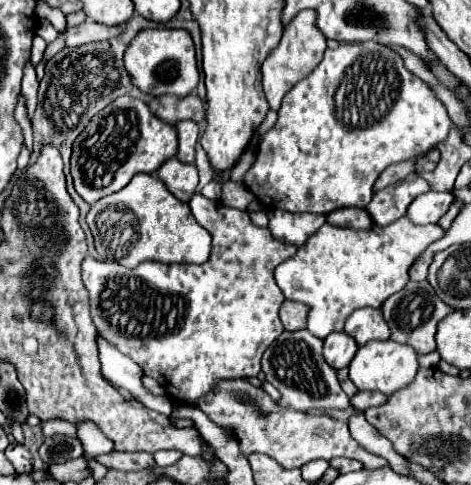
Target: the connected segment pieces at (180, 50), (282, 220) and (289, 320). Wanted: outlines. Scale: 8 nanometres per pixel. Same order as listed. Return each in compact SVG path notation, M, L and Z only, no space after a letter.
M143 29L137 33L129 45L129 51L125 51L125 69L129 71L133 85L153 97L185 97L191 95L199 83L195 45L183 29Z
M271 209L267 211L267 215L271 235L279 241L293 245L303 245L305 239L325 223L325 215L313 213L289 213L281 209Z
M285 301L281 305L279 315L281 315L281 323L283 323L285 331L299 331L299 329L305 329L305 325L307 325L309 307L305 303Z

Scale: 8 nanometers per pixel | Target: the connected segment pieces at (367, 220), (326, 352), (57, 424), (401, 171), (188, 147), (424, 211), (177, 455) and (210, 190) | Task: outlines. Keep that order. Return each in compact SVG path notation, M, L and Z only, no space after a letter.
M341 207L327 215L327 223L337 227L351 227L351 229L371 229L373 221L365 209L359 207Z
M345 331L331 333L323 341L323 357L333 369L343 369L351 363L351 359L357 353L357 343L353 337L349 337Z
M47 419L47 421L41 421L39 427L43 429L43 435L45 435L45 437L53 437L53 435L77 437L75 425L69 423L69 421L63 421L63 419Z
M413 161L393 163L393 165L389 165L389 167L379 175L379 179L375 181L375 187L373 187L373 189L379 191L379 189L383 189L383 187L387 187L387 185L393 185L393 183L405 179L409 173L413 173Z
M179 121L175 125L175 129L179 135L177 159L183 163L193 163L195 161L195 143L199 137L199 125L195 121Z
M429 191L425 195L419 195L407 209L407 217L415 225L427 225L427 223L437 223L449 209L453 201L451 193L439 193L439 191Z
M157 451L153 457L159 467L171 467L183 457L183 453L181 451Z
M212 180L213 182L208 183L201 191L201 194L208 199L217 201L220 199L222 192L222 184Z

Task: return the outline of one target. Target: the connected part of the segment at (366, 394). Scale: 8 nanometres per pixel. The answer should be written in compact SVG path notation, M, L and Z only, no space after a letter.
M359 391L355 397L351 397L351 405L357 411L367 411L369 407L379 407L387 401L387 395L381 395L377 391Z

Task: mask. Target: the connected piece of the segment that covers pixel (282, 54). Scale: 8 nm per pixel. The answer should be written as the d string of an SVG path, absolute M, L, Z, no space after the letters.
M305 9L301 13L295 15L293 21L289 21L289 25L283 31L283 37L279 41L279 45L267 55L267 59L261 65L261 75L263 75L263 91L265 97L271 105L271 109L279 109L283 95L295 85L299 83L305 75L309 75L309 71L313 71L313 67L321 61L321 55L327 49L327 39L321 33L321 29L317 29L317 11L313 9Z

